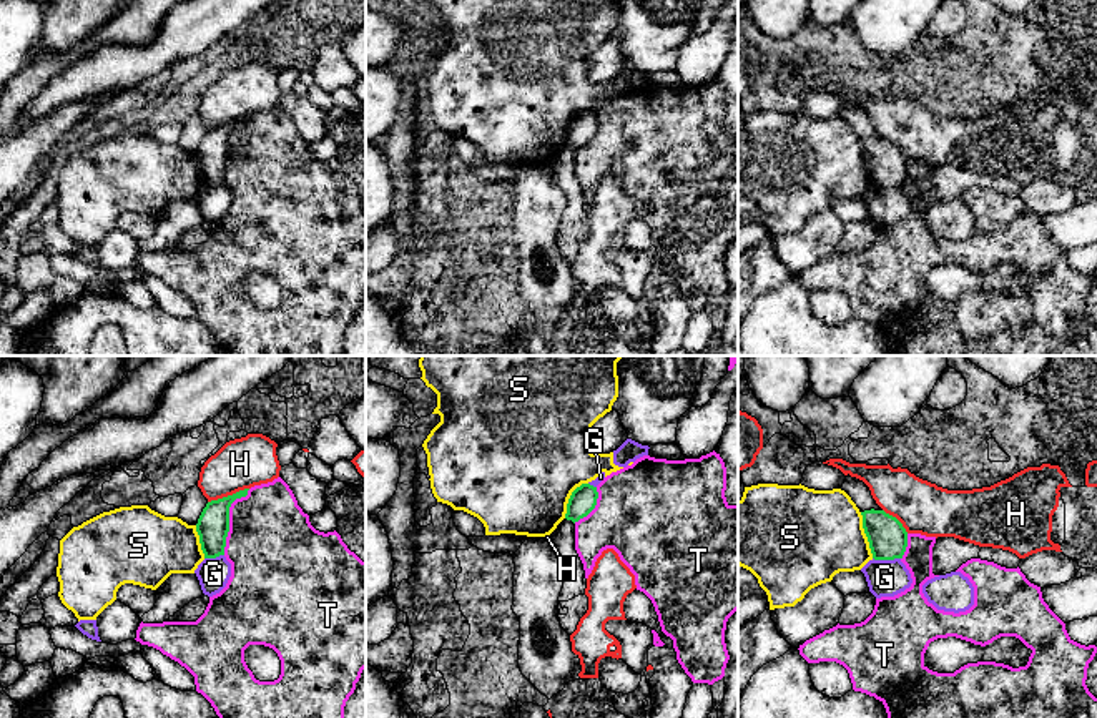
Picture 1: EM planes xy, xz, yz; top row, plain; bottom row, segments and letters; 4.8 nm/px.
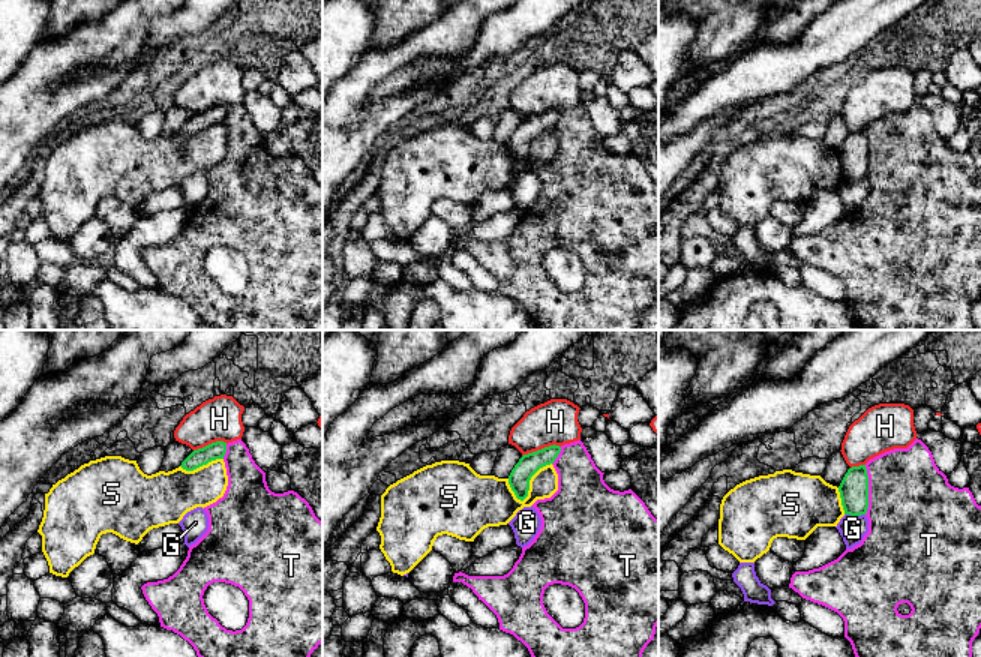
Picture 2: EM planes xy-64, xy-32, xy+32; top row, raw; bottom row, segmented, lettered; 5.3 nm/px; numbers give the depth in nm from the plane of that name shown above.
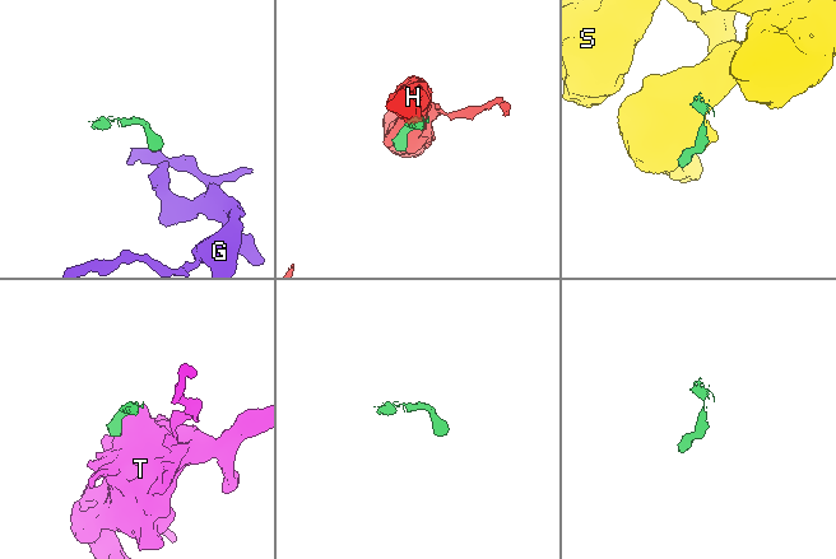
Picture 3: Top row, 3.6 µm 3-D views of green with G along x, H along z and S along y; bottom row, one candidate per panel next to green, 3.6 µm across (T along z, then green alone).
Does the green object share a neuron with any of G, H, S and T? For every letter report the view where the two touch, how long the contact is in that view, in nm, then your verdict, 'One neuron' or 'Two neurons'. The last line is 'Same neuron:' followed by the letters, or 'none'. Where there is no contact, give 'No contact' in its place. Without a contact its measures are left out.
G: Touches green in yz. Shared border 140 nm. Two neurons
H: Touches green in xy. Shared border 220 nm. Two neurons
S: Touches green in yz. Shared border 240 nm. Two neurons
T: Touches green in xy. Shared border 340 nm. Two neurons
Same neuron: none

